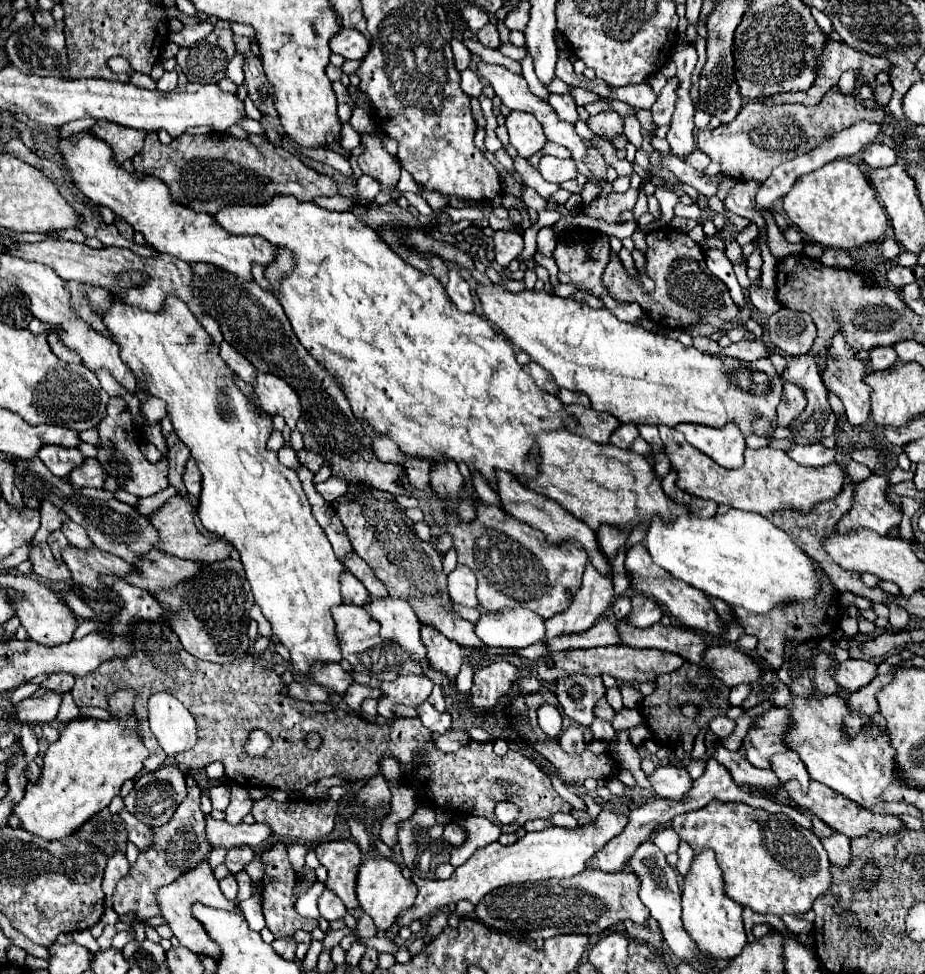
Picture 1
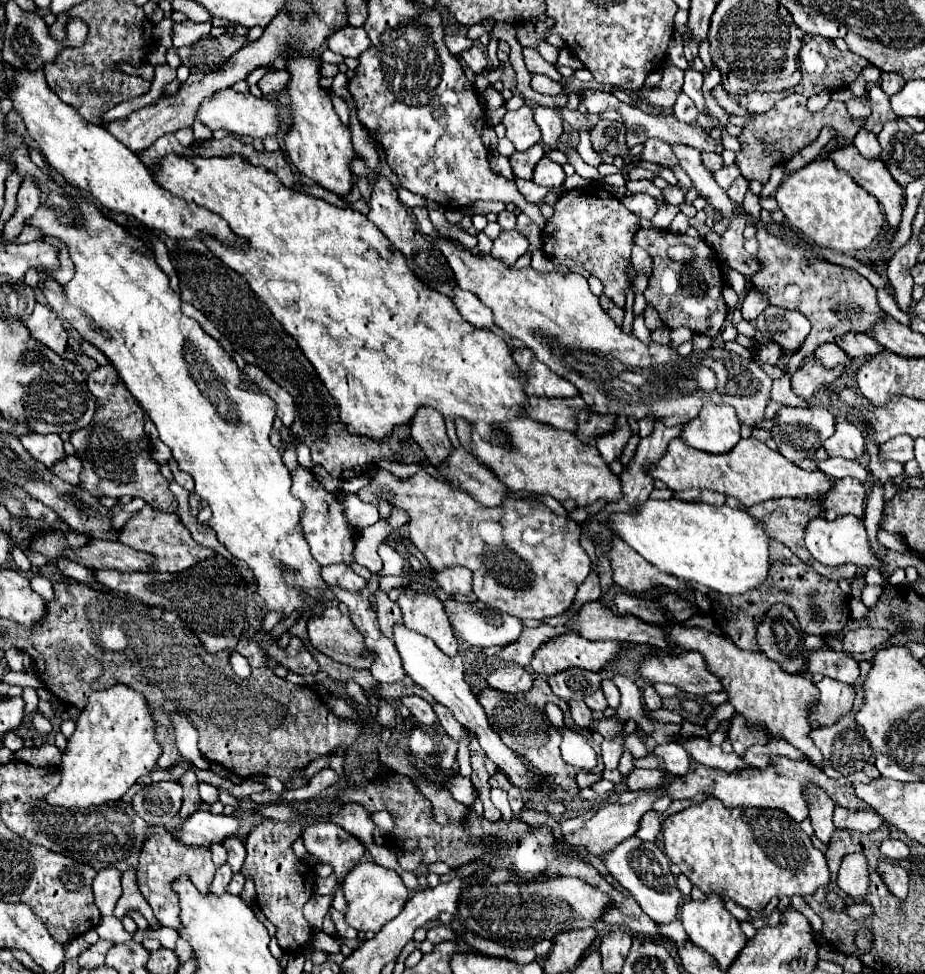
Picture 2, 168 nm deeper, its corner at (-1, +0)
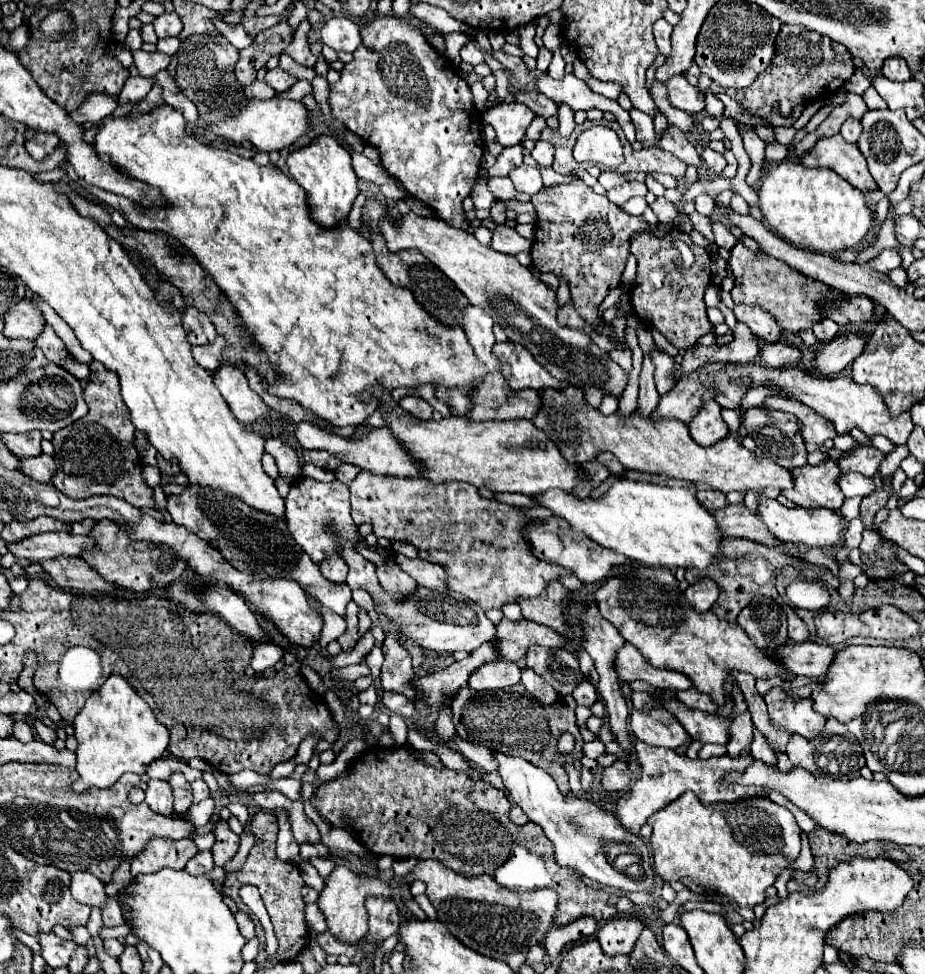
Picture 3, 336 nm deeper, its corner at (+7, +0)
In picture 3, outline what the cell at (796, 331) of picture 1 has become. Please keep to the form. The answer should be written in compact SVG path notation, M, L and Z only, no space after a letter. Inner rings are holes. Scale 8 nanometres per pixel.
M736 305L732 309L734 317L742 323L746 323L752 333L756 337L760 337L762 341L768 341L768 343L776 343L782 339L782 329L780 325L776 325L776 321L772 321L772 315L764 313L764 309L760 307L754 307L754 305Z

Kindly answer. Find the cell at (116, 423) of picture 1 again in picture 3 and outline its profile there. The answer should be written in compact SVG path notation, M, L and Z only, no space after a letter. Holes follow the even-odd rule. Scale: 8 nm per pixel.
M92 361L90 371L90 381L84 389L88 413L80 421L54 433L52 457L56 463L56 473L52 477L52 485L76 499L90 495L114 495L140 509L156 507L152 489L140 477L142 465L134 447L136 427L132 421L128 421L128 409L124 409L124 401L120 397L120 381L116 373L98 361Z

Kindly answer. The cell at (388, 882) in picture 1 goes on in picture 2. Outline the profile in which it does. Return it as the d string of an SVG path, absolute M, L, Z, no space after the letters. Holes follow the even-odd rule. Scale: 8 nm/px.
M358 863L342 883L342 891L348 901L346 921L358 931L378 933L390 919L394 919L408 901L408 889L400 875L378 863Z

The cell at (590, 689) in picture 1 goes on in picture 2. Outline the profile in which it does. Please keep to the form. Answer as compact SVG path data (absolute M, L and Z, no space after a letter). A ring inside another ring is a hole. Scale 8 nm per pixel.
M566 669L564 673L558 673L556 677L548 679L548 685L562 701L580 701L592 691L600 689L602 677L592 671L584 669Z

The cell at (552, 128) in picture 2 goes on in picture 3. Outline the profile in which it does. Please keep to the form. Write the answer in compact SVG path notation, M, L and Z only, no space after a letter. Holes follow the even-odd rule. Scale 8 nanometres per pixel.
M536 141L536 147L534 147L534 151L530 155L534 157L534 161L540 167L550 167L552 161L554 161L554 147L548 141Z

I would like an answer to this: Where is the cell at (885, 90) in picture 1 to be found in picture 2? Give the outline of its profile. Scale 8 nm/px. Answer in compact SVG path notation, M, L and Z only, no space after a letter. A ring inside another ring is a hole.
M882 73L882 77L880 77L880 87L888 97L896 95L904 87L904 83L906 81L898 73Z

